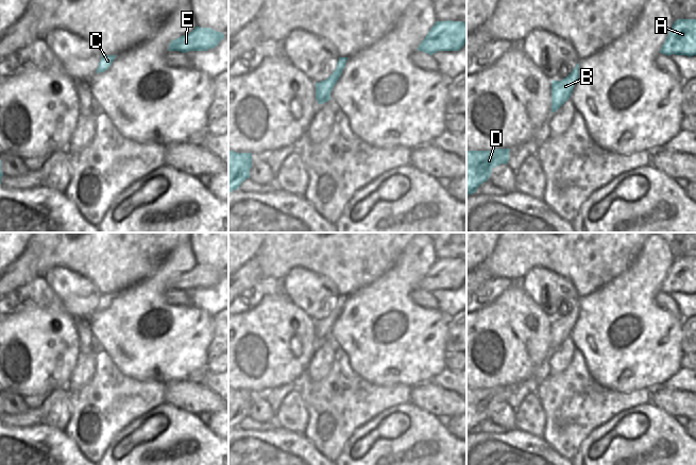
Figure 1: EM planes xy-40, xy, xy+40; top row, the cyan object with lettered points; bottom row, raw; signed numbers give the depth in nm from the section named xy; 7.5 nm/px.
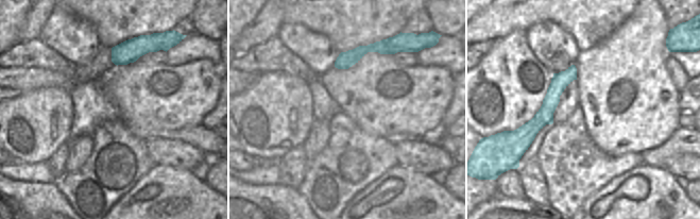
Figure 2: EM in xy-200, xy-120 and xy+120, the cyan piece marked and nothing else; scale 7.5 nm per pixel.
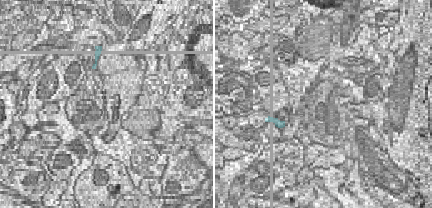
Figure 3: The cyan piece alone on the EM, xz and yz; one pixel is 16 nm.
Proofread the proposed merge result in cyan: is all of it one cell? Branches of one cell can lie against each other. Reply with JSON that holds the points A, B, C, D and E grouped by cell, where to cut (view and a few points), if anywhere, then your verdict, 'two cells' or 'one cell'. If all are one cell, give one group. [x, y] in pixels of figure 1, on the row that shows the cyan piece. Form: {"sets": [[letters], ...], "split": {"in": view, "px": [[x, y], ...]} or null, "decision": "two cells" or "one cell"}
{"sets": [["A", "B", "C", "D", "E"]], "split": null, "decision": "one cell"}

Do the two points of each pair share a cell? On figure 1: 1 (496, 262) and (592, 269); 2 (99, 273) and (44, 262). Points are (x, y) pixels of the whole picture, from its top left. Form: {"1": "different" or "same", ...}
{"1": "same", "2": "same"}

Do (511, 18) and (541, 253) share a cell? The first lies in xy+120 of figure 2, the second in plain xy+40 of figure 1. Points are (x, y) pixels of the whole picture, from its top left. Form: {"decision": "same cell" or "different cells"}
{"decision": "same cell"}

